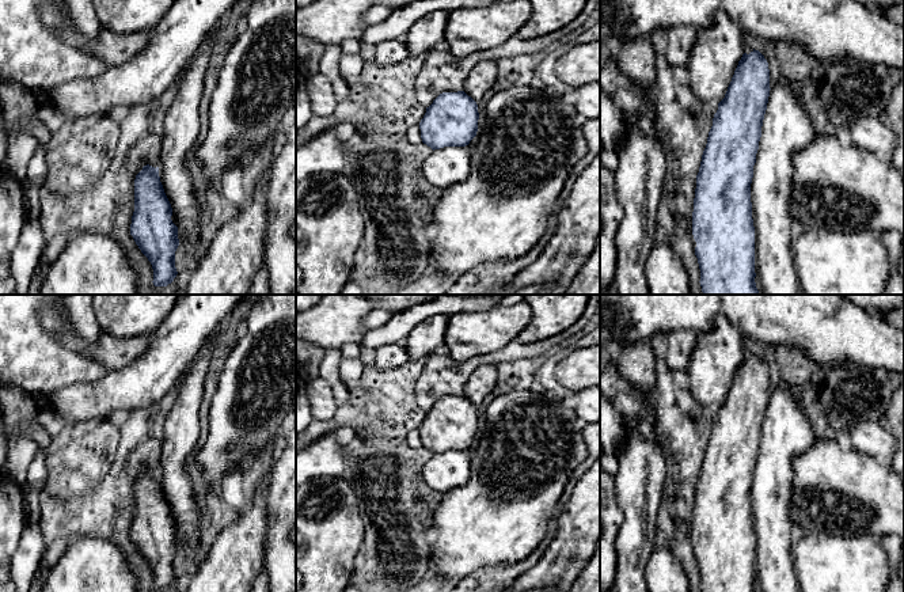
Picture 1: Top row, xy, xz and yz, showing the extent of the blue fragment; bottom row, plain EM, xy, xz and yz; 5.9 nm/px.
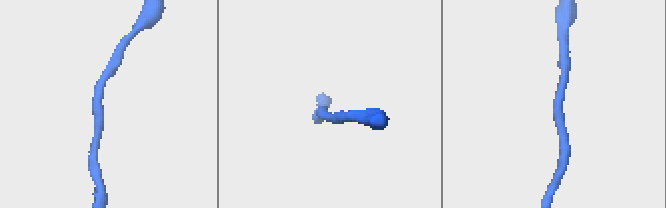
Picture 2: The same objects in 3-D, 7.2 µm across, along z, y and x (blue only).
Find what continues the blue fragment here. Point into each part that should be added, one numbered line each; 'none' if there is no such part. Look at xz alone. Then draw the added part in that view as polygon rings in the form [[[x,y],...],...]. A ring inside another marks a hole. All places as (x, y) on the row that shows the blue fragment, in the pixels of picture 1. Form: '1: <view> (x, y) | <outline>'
1: xz (483, 76) | [[[486,60],[478,62],[464,83],[464,92],[475,102],[485,98],[485,95],[495,86],[498,76],[497,61]]]

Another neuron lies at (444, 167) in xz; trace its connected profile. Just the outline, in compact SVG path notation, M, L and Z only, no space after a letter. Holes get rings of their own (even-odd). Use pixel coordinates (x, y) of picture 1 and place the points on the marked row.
M444 147L426 156L425 178L440 190L463 182L470 174L470 155L466 147Z

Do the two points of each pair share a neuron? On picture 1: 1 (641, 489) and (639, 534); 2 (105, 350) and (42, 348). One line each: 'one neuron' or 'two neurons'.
1: one neuron
2: two neurons

